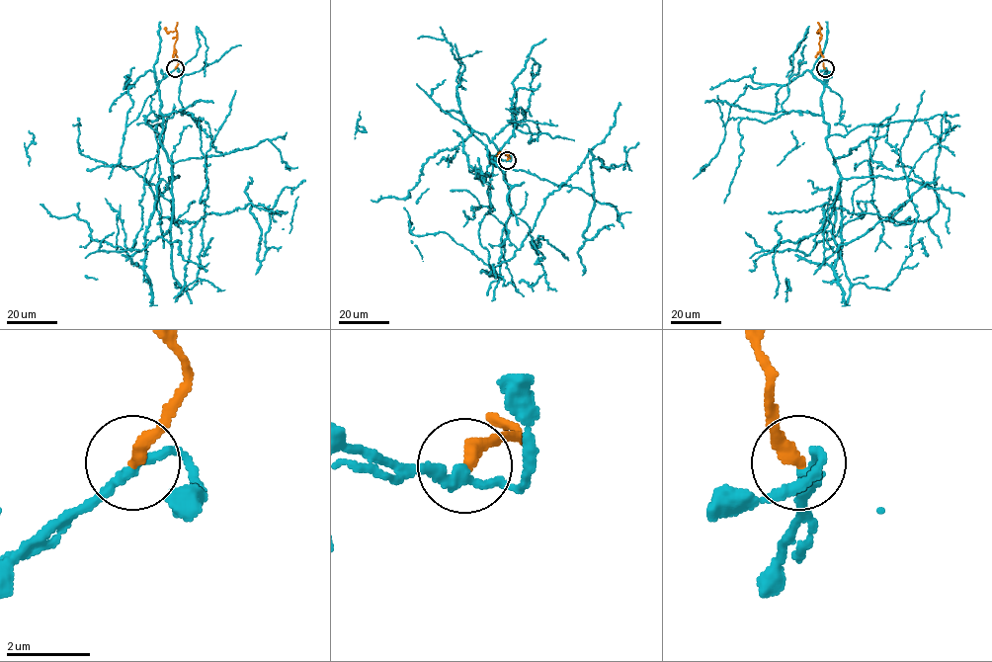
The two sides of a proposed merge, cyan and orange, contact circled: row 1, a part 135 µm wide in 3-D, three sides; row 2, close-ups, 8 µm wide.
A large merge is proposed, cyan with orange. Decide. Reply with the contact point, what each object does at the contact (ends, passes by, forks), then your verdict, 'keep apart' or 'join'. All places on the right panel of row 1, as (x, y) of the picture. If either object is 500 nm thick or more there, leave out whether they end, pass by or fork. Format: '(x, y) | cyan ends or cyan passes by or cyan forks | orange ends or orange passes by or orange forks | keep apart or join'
(825, 68) | cyan passes by | orange ends | keep apart

